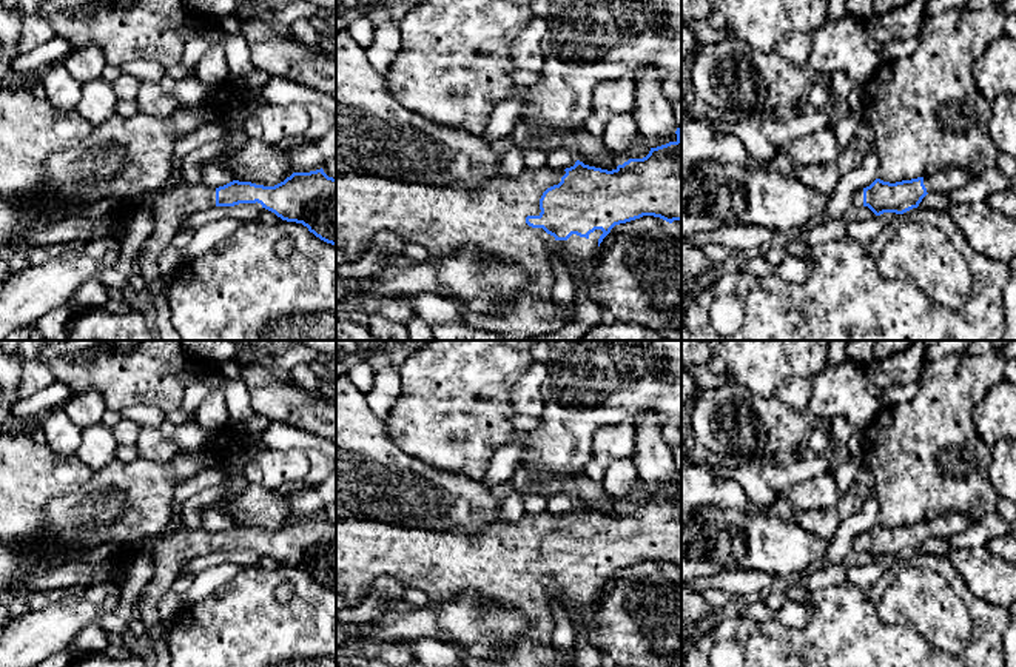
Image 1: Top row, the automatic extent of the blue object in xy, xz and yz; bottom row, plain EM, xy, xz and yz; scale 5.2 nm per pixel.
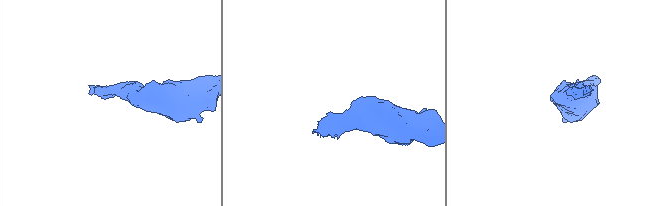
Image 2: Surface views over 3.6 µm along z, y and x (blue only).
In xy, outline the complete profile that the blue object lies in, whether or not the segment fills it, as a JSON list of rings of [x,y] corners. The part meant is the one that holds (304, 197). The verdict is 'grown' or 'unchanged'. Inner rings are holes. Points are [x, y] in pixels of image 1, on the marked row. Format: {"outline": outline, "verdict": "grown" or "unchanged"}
{"outline": [[[322,168],[293,173],[274,186],[233,180],[219,188],[208,188],[200,182],[196,185],[180,182],[173,189],[146,193],[136,202],[100,200],[96,205],[52,213],[51,217],[62,220],[71,216],[102,217],[116,213],[120,220],[130,205],[150,205],[154,230],[143,243],[139,270],[145,282],[151,282],[162,276],[157,260],[171,245],[185,217],[213,206],[256,202],[282,220],[302,223],[321,240],[336,245],[336,179],[328,177]]], "verdict": "grown"}

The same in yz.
{"outline": [[[954,166],[896,183],[876,179],[870,186],[859,189],[853,196],[853,202],[857,206],[868,206],[876,216],[903,214],[917,208],[928,193],[950,194],[965,188],[968,182],[970,176]]], "verdict": "grown"}

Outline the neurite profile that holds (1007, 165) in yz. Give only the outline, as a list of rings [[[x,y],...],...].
[[[999,153],[997,160],[996,160],[996,166],[1010,180],[1013,180],[1016,177],[1016,159],[1014,157],[1011,157],[1005,153]]]

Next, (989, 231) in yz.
[[[987,200],[957,203],[948,213],[973,250],[1005,263],[1016,256],[1016,219],[999,213]]]

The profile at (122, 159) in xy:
[[[239,79],[220,80],[220,102],[205,102],[210,112],[199,119],[182,108],[168,119],[156,119],[142,111],[131,117],[111,116],[93,128],[88,137],[74,148],[51,153],[43,163],[45,180],[40,193],[31,202],[45,223],[56,222],[51,214],[79,206],[96,205],[100,200],[136,202],[146,193],[162,189],[173,177],[173,156],[177,143],[211,119],[219,120],[227,109],[244,102],[250,91],[242,91]]]

